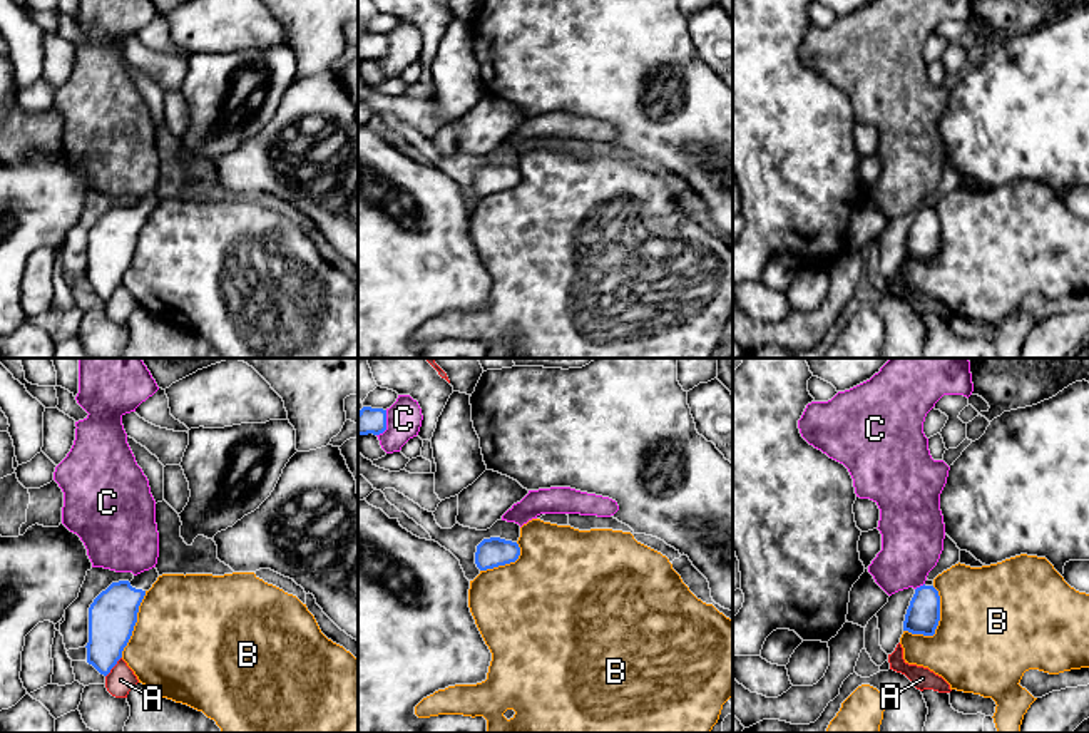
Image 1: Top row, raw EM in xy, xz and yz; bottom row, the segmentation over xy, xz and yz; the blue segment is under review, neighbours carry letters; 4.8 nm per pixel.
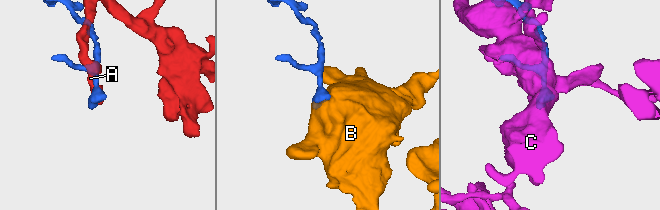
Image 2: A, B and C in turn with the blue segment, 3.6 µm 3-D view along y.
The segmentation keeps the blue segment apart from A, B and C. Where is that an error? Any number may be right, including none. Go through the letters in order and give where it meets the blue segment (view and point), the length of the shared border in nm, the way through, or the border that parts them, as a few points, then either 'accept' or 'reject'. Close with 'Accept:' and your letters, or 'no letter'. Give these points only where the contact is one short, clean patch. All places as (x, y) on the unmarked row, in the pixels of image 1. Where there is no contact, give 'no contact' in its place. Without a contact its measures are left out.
A: contact xy (114, 290); length 130 nm; reject
B: contact yz (937, 250); length 260 nm; reject
C: contact yz (920, 211); length 60 nm; reject
Accept: no letter

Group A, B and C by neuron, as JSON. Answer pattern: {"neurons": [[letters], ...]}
{"neurons": [["A"], ["B"], ["C"]]}

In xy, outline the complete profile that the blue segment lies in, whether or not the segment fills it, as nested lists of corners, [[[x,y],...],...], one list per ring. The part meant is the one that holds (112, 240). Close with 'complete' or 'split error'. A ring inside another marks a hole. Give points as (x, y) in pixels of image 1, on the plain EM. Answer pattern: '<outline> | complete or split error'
[[[156,192],[144,196],[134,204],[112,208],[89,233],[87,288],[107,301],[122,283],[134,251],[139,231],[146,218],[157,206]]] | split error

